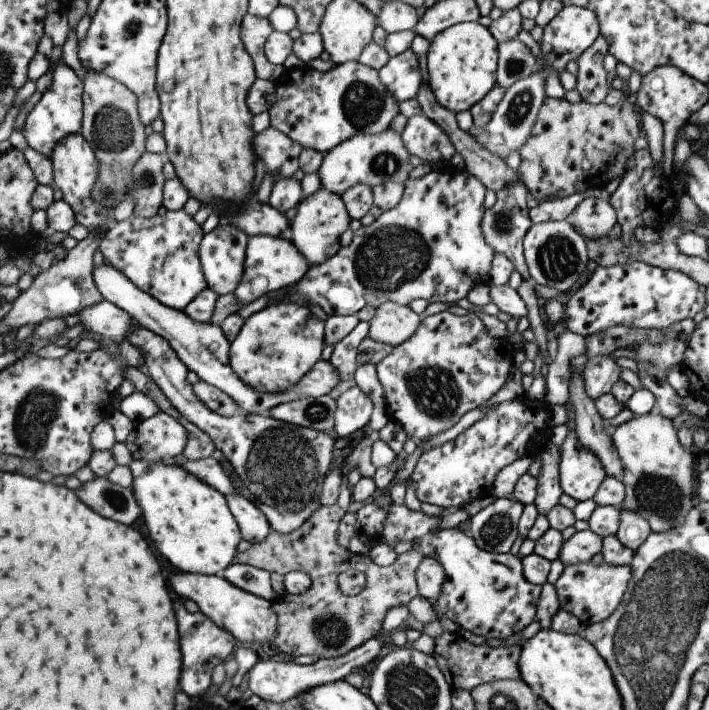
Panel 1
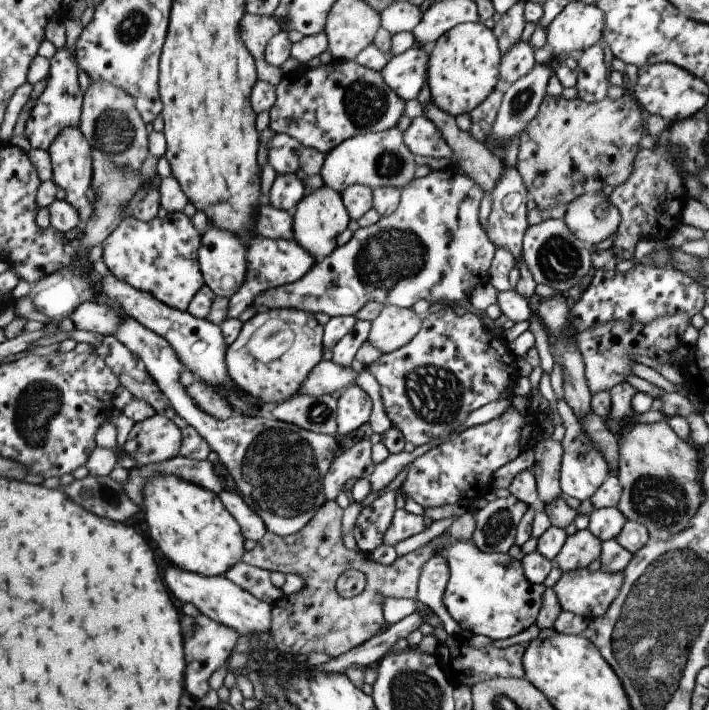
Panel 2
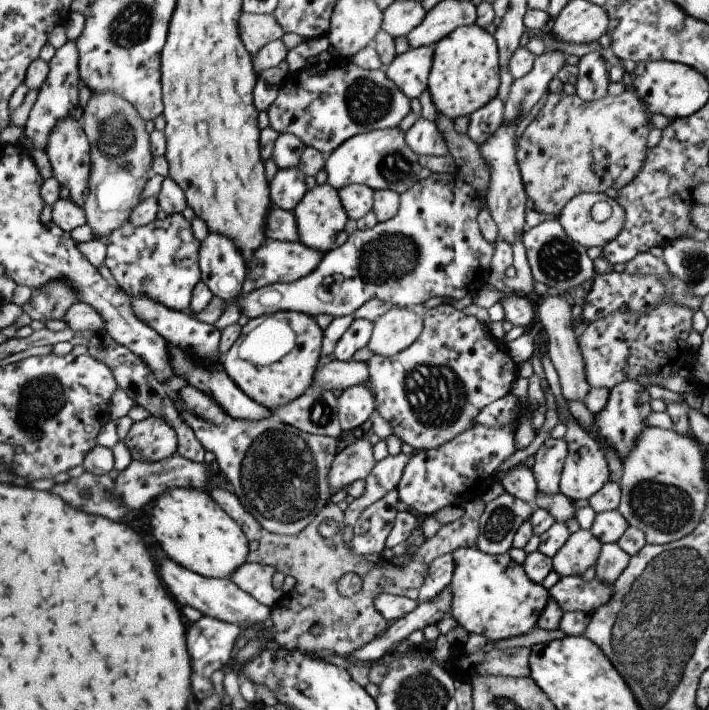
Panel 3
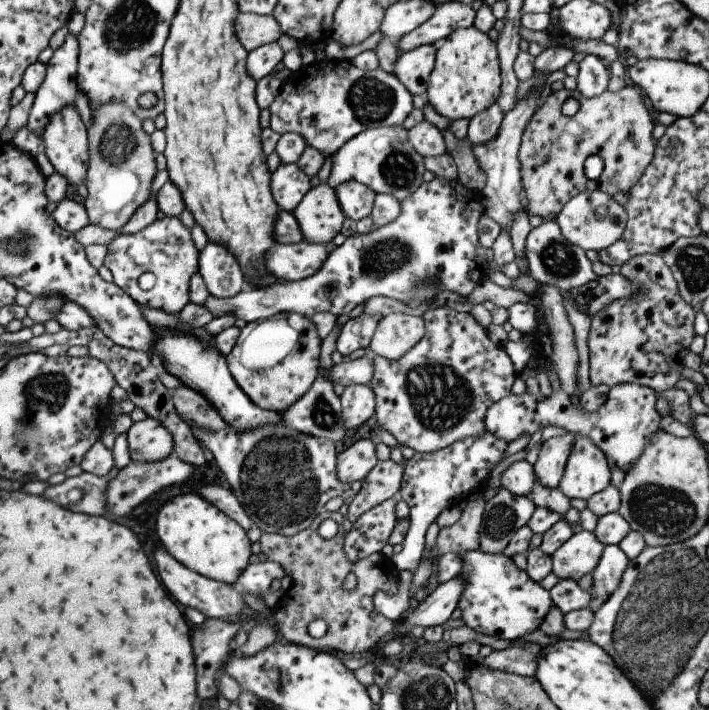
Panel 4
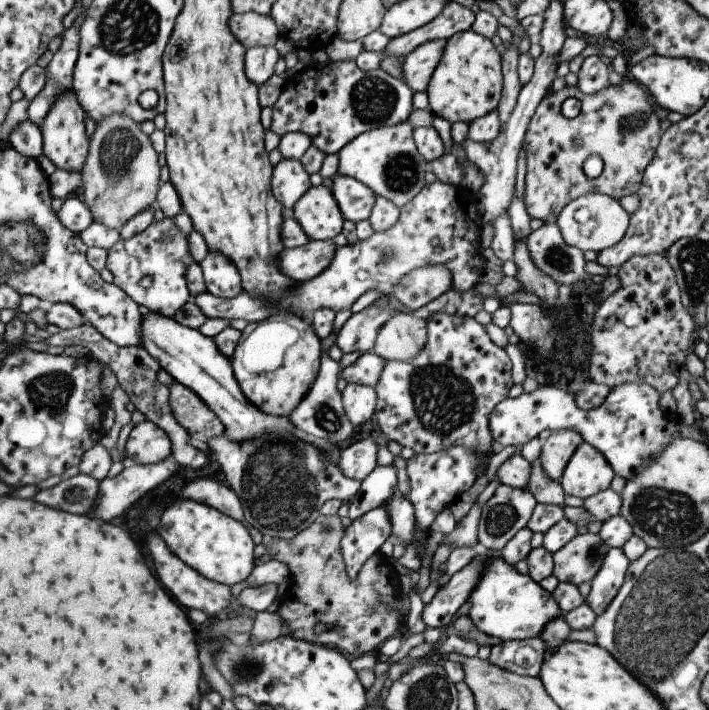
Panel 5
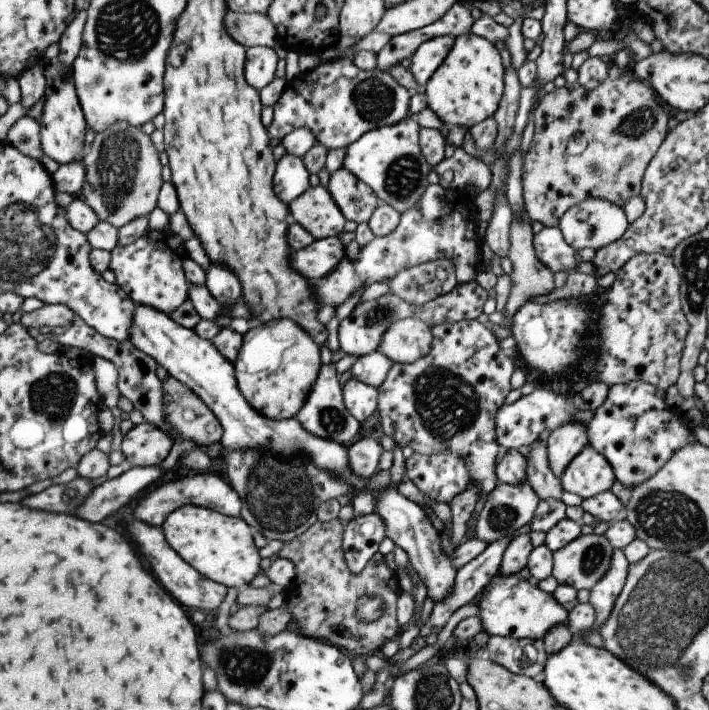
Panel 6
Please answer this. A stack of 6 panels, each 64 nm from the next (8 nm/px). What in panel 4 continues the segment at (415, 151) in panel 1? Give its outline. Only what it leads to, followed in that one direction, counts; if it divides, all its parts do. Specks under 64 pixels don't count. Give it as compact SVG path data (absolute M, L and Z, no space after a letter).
M425 120L406 130L406 138L409 145L421 157L437 157L446 153L441 132Z

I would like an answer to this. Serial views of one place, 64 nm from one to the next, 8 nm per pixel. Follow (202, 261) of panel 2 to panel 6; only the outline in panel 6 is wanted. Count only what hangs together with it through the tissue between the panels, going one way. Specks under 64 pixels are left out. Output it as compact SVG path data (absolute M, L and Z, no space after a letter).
M211 263L204 272L205 289L222 305L232 305L241 296L240 283L225 265Z

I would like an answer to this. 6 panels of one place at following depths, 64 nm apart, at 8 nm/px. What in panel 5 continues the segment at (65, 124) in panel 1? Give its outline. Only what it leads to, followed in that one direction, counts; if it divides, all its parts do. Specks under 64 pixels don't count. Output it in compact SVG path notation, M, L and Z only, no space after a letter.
M71 26L61 34L61 43L45 67L45 84L39 94L29 101L26 116L35 126L41 126L45 114L49 112L53 100L59 94L72 90L73 66L78 55L79 27Z

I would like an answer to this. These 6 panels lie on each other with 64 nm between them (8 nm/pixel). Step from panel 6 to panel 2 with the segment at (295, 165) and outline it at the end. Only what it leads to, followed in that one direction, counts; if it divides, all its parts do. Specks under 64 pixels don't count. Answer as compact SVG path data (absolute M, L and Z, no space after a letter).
M294 173L277 175L269 190L269 205L294 214L295 206L304 198L304 184Z

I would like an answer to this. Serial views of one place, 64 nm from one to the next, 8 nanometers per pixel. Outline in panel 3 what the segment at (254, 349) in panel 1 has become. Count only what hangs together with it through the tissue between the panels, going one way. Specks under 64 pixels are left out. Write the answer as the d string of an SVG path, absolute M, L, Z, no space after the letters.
M278 311L277 313L271 314L271 316L277 318L277 314L285 314L285 322L291 326L291 330L293 330L293 334L295 334L295 344L293 344L291 352L285 354L279 362L269 364L269 367L255 367L249 360L241 360L241 358L237 356L237 348L239 348L241 340L243 340L255 326L259 326L259 324L267 318L267 315L262 315L255 319L249 319L247 324L241 327L240 334L235 340L235 343L227 350L227 353L222 356L220 362L220 366L231 382L237 386L237 389L241 390L251 401L267 409L285 405L303 394L310 386L313 372L321 357L322 331L314 322L313 317L296 311Z

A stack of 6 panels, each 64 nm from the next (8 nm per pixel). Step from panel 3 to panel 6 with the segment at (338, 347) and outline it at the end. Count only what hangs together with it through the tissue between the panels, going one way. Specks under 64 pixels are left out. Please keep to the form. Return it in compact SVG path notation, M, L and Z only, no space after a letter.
M475 280L465 285L456 284L450 292L418 306L409 305L397 296L387 292L376 300L355 305L351 314L339 322L337 328L339 349L345 355L355 355L356 357L376 351L382 333L395 319L415 317L429 327L439 325L444 321L458 322L464 319L475 319L481 314L483 304L487 298L487 291L483 290Z

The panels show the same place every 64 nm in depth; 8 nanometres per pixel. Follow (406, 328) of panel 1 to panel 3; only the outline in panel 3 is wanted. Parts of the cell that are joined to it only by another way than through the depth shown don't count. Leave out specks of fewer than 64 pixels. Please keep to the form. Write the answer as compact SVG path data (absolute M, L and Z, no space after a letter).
M391 307L372 323L366 348L389 359L410 346L421 330L421 317L405 307Z

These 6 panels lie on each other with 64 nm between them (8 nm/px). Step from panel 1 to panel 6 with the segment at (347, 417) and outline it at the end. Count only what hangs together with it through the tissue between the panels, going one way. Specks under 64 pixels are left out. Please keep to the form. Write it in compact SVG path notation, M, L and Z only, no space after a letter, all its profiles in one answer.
M350 378L342 388L342 402L351 417L361 424L376 410L377 392L371 386Z

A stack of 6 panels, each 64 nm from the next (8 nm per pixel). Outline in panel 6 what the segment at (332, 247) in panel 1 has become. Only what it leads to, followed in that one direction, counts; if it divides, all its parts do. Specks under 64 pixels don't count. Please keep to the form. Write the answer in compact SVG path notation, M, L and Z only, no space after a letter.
M323 186L310 187L287 206L295 222L314 240L342 232L344 217Z

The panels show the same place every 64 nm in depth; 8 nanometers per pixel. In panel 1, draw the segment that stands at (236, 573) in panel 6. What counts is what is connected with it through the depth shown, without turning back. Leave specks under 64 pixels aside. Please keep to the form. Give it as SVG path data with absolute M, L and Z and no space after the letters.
M132 459L127 466L132 481L129 488L155 550L179 572L220 576L238 553L237 544L241 540L225 498L173 464L172 459L165 462Z

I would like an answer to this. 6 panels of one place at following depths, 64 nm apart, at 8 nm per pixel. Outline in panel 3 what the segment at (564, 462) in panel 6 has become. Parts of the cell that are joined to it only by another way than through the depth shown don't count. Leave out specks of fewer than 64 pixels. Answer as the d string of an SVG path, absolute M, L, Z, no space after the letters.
M547 438L534 454L532 471L539 495L558 492L558 481L562 472L566 445L562 439Z

